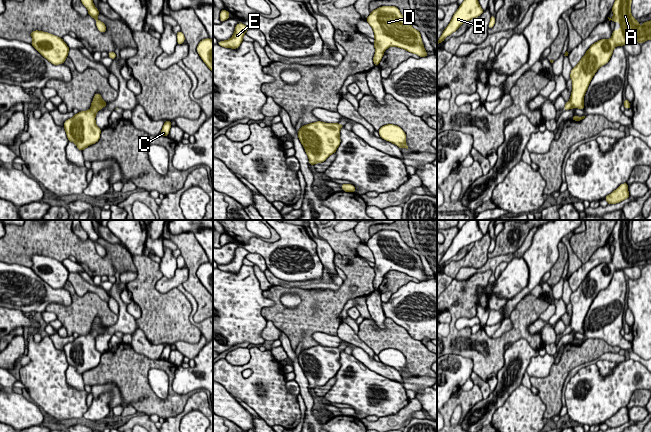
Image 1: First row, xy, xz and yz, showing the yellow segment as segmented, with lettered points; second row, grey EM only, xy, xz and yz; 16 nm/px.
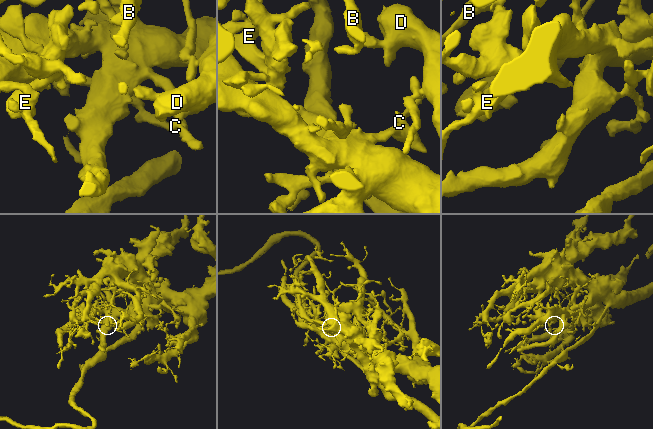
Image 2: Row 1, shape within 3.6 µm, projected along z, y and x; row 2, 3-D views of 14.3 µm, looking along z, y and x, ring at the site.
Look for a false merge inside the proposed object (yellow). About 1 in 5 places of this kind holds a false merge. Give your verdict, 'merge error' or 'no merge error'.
no merge error

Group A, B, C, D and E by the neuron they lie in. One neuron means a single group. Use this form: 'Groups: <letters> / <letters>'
Groups: A B C D E

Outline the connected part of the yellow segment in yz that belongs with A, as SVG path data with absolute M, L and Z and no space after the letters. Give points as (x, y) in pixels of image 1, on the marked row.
M615 0L609 21L620 23L620 29L612 32L612 37L601 39L590 46L578 64L572 68L572 92L570 100L566 102L564 110L579 108L584 110L584 96L597 70L608 63L616 46L624 46L634 42L643 43L651 40L651 20L639 22L631 14L632 0Z

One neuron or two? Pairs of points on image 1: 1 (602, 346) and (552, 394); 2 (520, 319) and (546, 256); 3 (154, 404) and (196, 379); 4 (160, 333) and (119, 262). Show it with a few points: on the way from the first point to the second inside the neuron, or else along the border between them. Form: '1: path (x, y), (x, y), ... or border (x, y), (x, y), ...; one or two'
1: path (586, 352), (578, 354), (556, 378); one
2: border (526, 295), (514, 310); two
3: border (175, 369), (172, 389), (177, 393), (187, 394); two
4: path (160, 312), (144, 294), (144, 275), (140, 271); one

